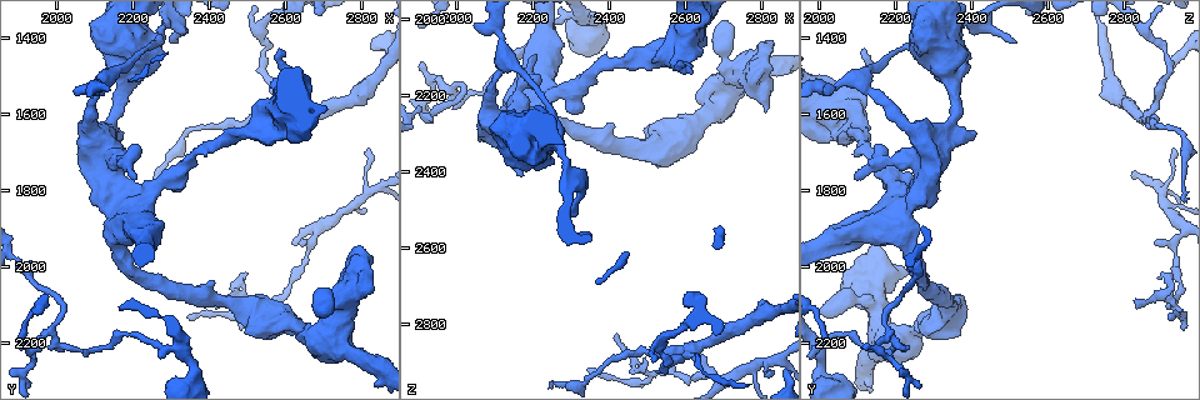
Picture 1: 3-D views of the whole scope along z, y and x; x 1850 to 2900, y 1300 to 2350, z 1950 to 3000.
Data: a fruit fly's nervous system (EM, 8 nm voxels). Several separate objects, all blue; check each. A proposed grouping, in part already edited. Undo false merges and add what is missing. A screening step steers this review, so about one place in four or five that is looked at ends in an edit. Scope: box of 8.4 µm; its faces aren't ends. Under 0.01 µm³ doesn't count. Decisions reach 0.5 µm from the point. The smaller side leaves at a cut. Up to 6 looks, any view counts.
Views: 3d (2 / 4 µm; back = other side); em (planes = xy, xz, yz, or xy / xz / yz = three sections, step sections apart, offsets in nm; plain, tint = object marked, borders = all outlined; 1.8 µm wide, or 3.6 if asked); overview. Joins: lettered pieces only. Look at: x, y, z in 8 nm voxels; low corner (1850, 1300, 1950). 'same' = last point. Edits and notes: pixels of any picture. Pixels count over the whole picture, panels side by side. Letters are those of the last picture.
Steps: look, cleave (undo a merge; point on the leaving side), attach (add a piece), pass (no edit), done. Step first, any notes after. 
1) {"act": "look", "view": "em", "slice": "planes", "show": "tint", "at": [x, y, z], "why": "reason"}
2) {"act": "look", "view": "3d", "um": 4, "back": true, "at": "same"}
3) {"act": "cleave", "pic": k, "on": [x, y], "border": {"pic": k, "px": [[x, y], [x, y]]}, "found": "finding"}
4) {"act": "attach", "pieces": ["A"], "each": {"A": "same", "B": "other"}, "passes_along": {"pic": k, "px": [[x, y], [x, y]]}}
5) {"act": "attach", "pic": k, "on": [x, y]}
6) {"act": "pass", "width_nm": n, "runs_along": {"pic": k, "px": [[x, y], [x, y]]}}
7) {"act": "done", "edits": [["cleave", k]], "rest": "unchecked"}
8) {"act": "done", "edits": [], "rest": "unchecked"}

{"act": "look", "view": "3d", "um": 4, "at": [2540, 1435, 2910]}

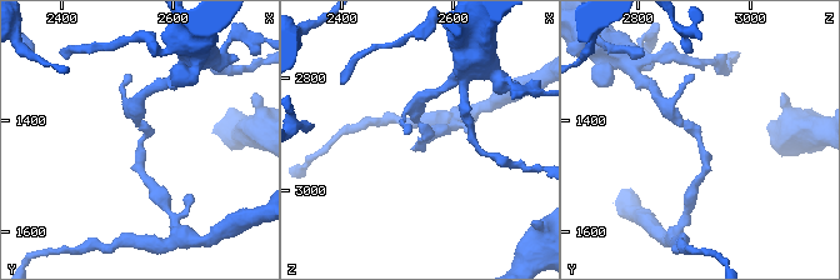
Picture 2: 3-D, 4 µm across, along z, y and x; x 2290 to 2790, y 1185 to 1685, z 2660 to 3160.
{"act": "look", "view": "em", "slice": "planes", "show": "borders", "at": [2540, 1440, 2915], "arm_widths_nm": [190, 190]}

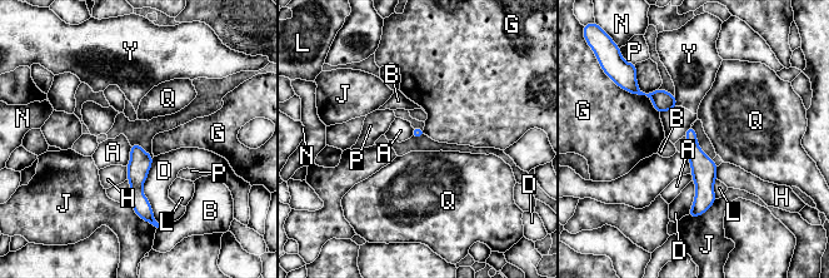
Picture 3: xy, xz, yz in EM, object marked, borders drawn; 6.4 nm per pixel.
{"act": "cleave", "pic": 3, "on": [623, 74], "each": {"A": "other", "B": "other", "D": "other", "G": "other", "H": "other", "J": "other", "L": "other", "N": "other", "P": "other", "Q": "other", "Y": "other"}, "border": {"pic": 3, "px": [[653, 93], [650, 99]]}, "found": "a second cell is stuck on"}

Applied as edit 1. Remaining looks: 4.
{"act": "look", "view": "em", "slice": "yz", "step": 16, "show": "borders", "at": [2515, 2105, 2925]}

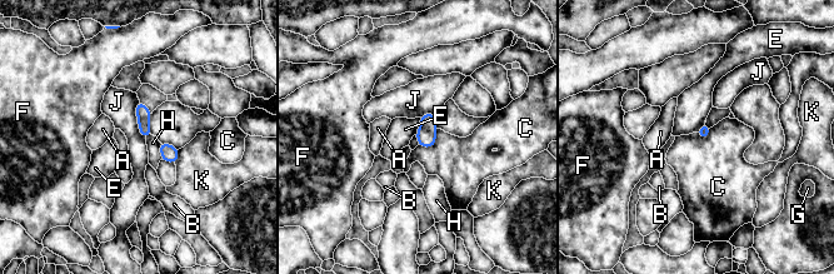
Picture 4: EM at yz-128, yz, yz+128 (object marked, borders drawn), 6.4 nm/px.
{"act": "pass", "longest_contact_nm": ["J", 260], "each": {"A": "other", "B": "other", "C": "other", "E": "other", "F": "other", "G": "other", "H": "other", "J": "other", "K": "other"}, "found": "all the same cell"}

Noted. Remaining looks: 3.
{"act": "look", "view": "em", "slice": "planes", "show": "plain", "at": [2130, 1655, 2320], "why": "sharp bend"}

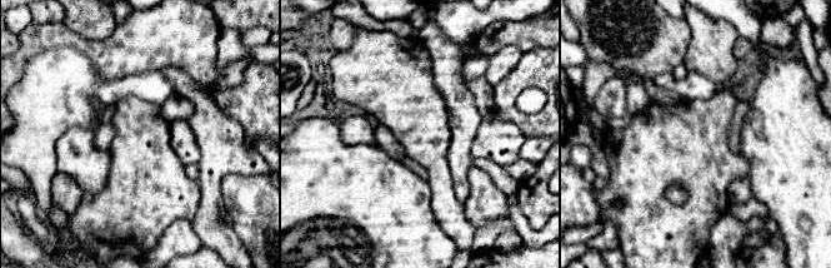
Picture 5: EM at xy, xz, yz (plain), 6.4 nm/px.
{"act": "look", "view": "em", "slice": "planes", "show": "tint", "at": "same"}

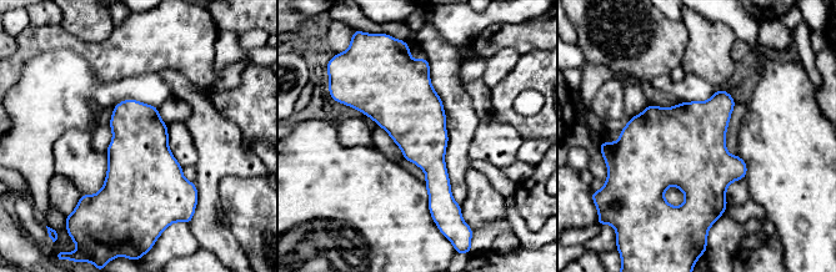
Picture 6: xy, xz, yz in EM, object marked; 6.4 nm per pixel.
{"act": "look", "view": "em", "slice": "planes", "show": "borders", "at": "same"}

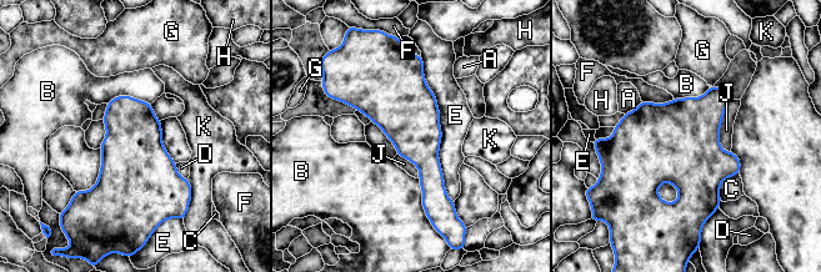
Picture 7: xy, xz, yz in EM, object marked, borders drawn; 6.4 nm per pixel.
{"act": "pass", "each": {"A": "other", "B": "other", "C": "other", "D": "other", "E": "other", "F": "other", "G": "other", "H": "other", "J": "other", "K": "other"}, "border": {"pic": 7, "px": [[730, 100], [719, 134], [726, 152]]}, "found": "all the same cell"}

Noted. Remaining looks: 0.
{"act": "done", "edits": [["cleave", 3]], "rest": "unchecked"}

